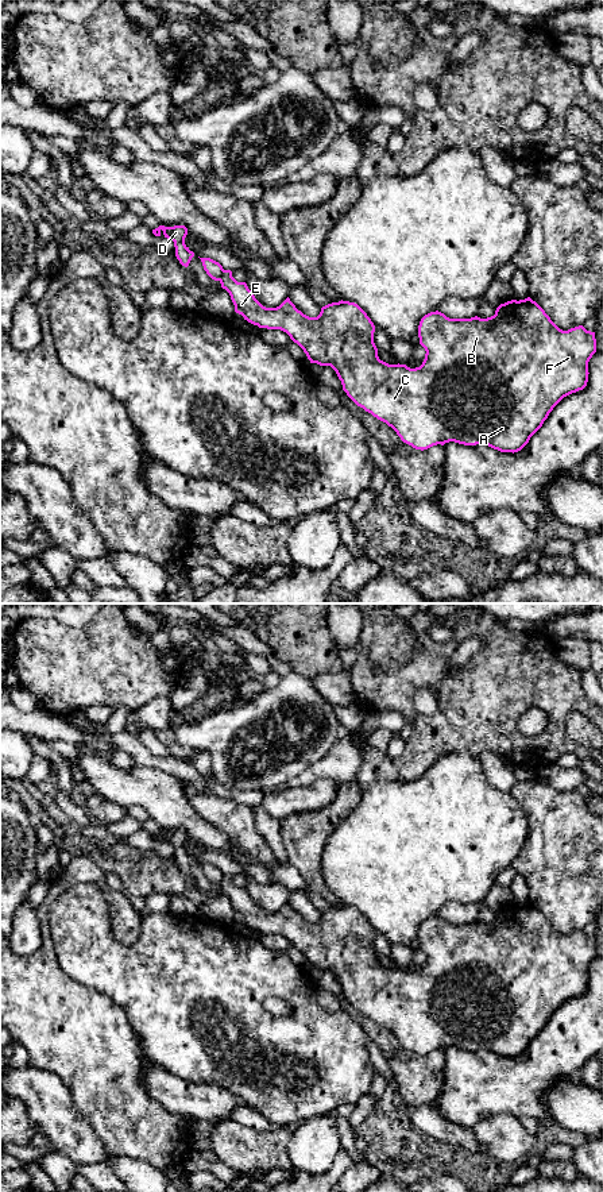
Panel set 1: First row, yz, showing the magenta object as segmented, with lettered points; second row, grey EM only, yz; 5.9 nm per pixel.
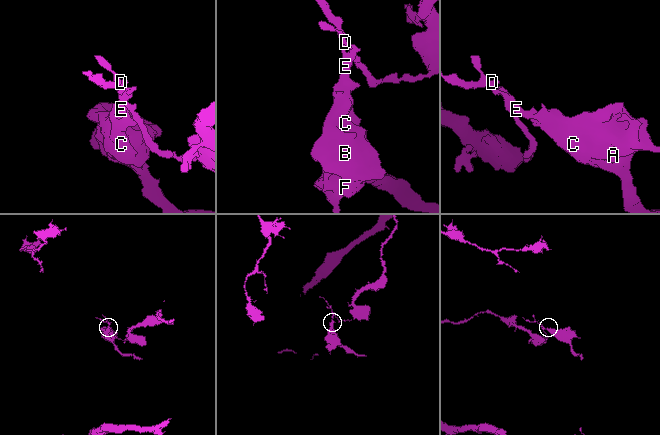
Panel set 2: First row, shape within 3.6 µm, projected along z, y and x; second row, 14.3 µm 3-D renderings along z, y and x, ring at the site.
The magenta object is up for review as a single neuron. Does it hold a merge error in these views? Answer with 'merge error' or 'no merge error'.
merge error

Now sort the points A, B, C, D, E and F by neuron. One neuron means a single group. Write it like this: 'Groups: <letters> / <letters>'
Groups: A B C E F / D

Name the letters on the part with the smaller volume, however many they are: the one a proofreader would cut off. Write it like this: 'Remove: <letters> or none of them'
Remove: A, B, C, E, F

